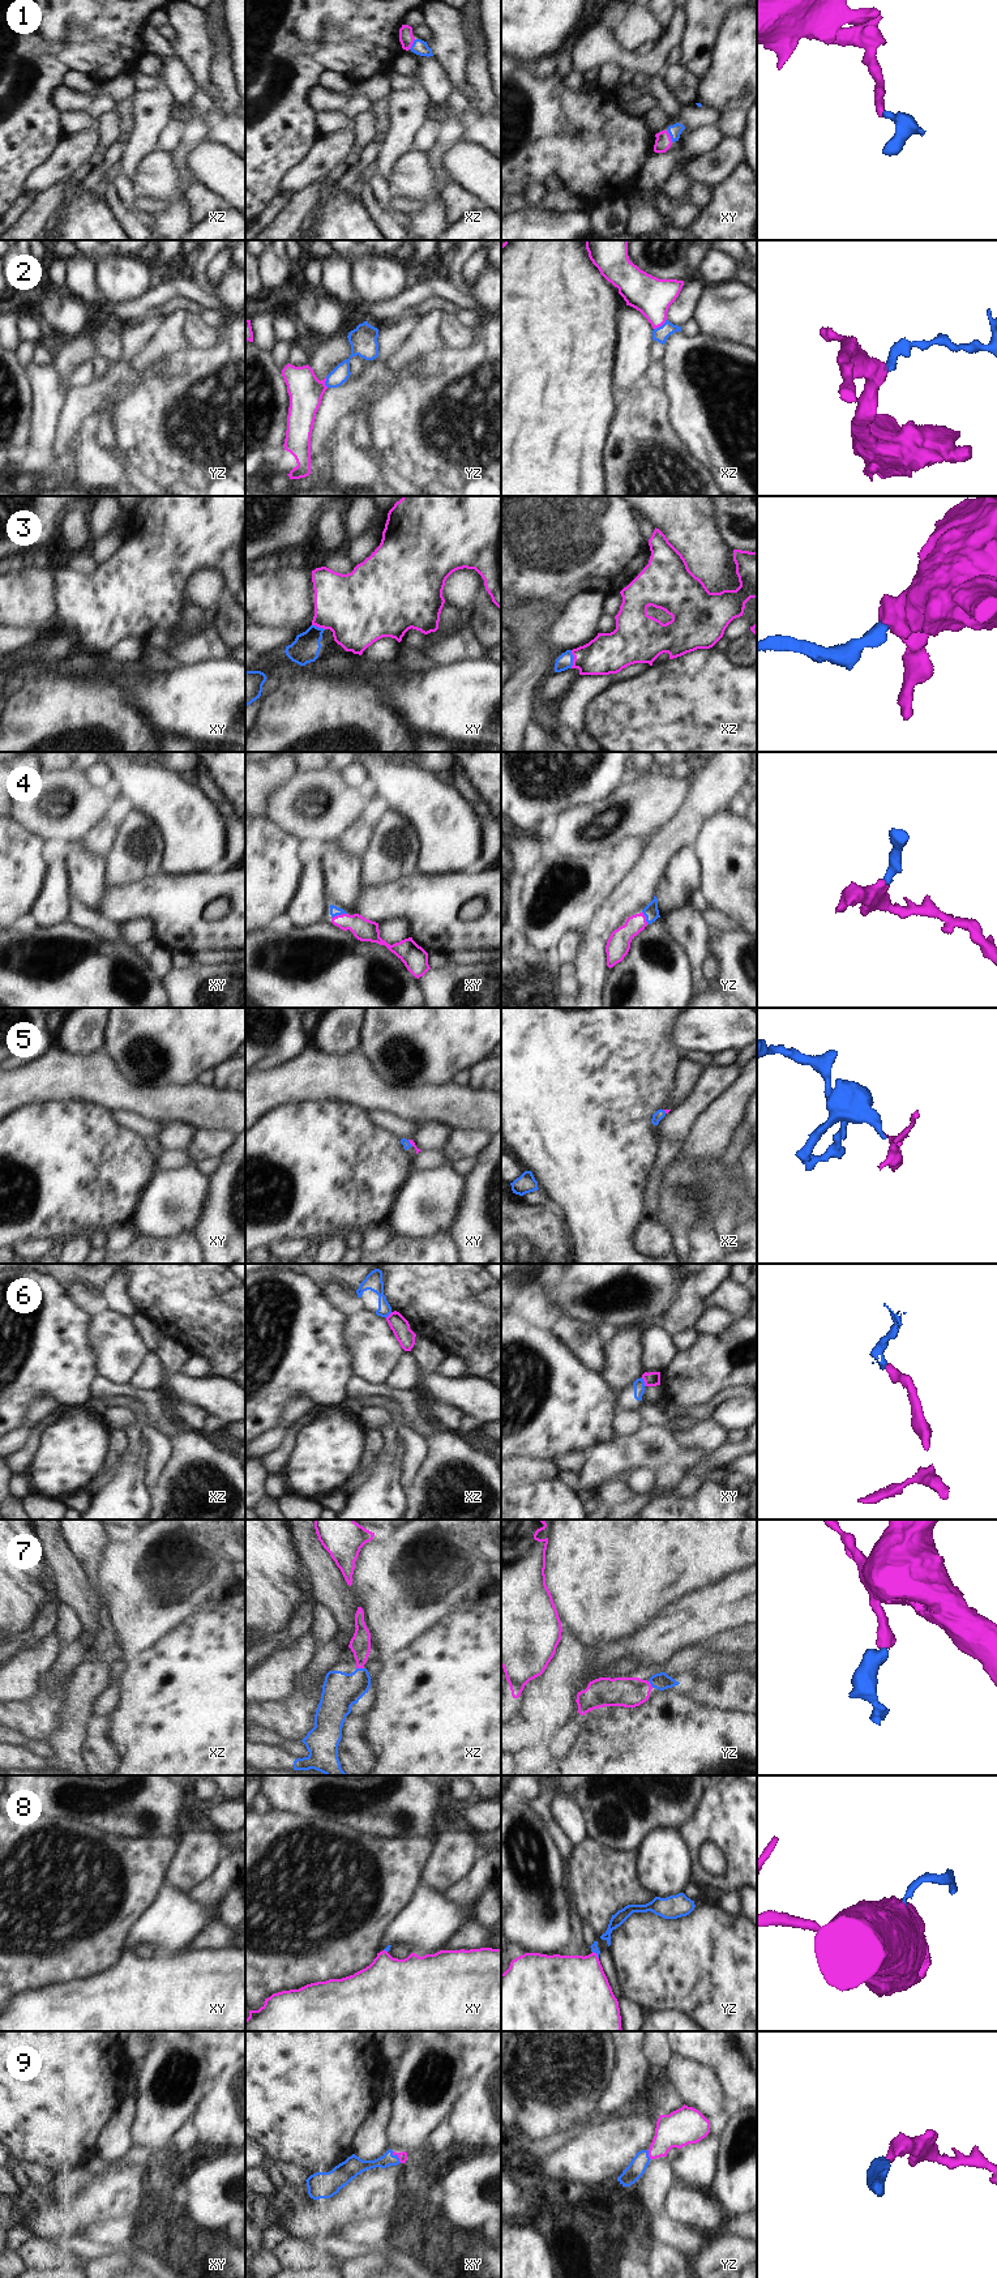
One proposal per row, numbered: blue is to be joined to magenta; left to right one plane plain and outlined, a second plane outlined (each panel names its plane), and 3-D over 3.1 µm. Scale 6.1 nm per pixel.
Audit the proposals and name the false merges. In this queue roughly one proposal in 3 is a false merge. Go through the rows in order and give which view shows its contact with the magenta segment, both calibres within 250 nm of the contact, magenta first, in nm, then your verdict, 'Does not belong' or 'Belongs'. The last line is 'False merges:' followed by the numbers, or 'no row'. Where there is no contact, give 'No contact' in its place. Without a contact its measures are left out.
1: Touches magenta in xy. Thickness 100 nm (magenta) against 80 nm. Belongs
2: Touches magenta in xz. Thickness 240 nm (magenta) against 90 nm. Belongs
3: Touches magenta in xz. Thickness 260 nm (magenta) against 100 nm. Belongs
4: Touches magenta in xy. Thickness 140 nm (magenta) against 60 nm. Belongs
5: Touches magenta in xy. Thickness 20 nm (magenta) against 50 nm. Belongs
6: Touches magenta in xy. Thickness 90 nm (magenta) against 70 nm. Does not belong
7: Touches magenta in xz. Thickness 130 nm (magenta) against 220 nm. Belongs
8: Touches magenta in yz. Thickness 420 nm (magenta) against 50 nm. Belongs
9: Touches magenta in xy. Thickness 50 nm (magenta) against 90 nm. Belongs
False merges: 6.

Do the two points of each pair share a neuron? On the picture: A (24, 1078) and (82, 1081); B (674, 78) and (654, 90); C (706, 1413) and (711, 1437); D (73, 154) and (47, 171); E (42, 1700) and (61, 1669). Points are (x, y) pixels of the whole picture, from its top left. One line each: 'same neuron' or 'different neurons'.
A: same neuron
B: different neurons
C: different neurons
D: same neuron
E: different neurons

